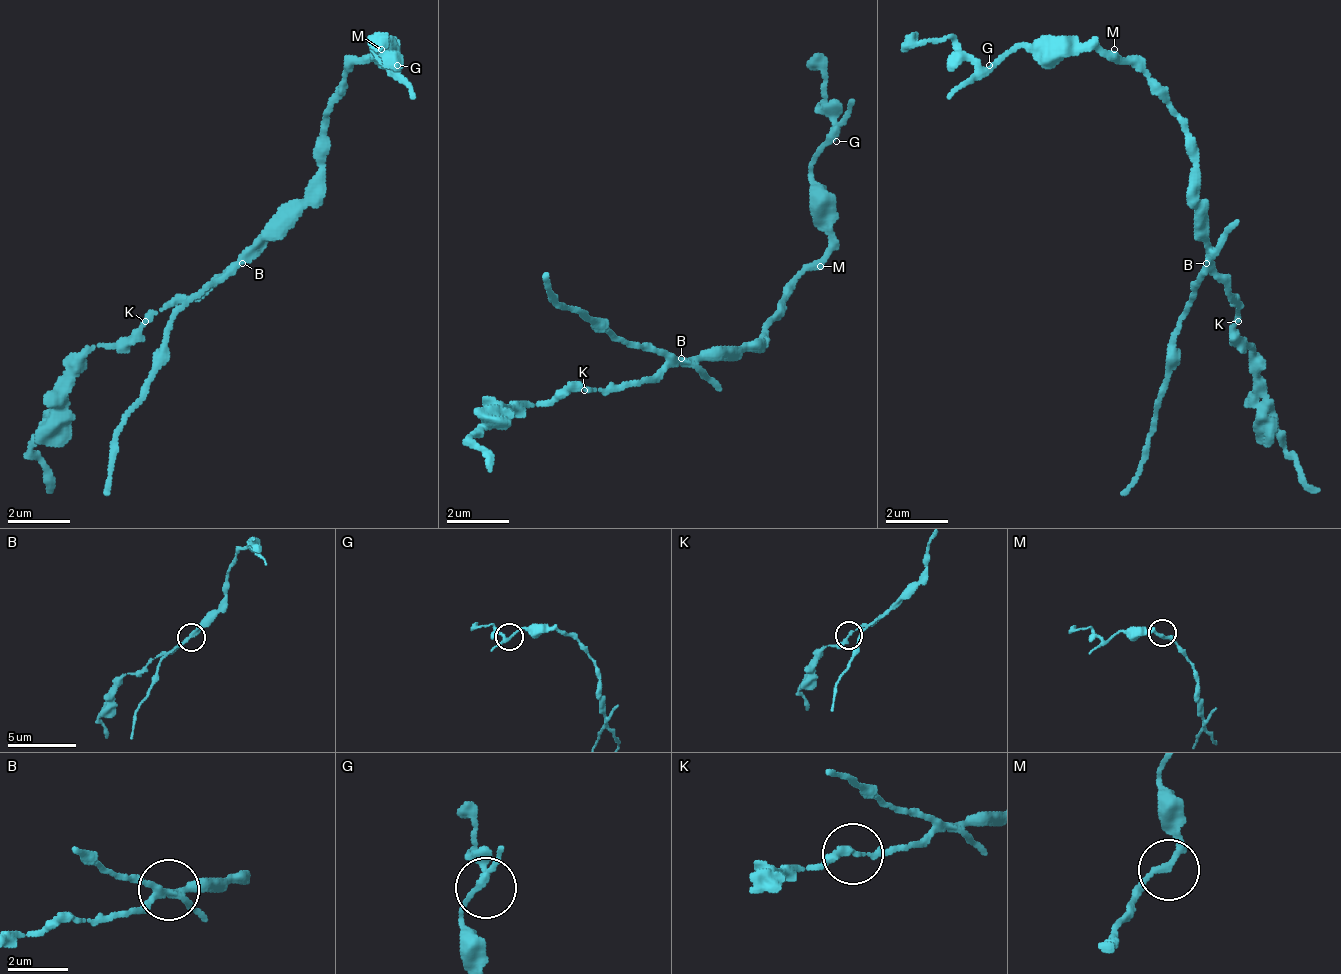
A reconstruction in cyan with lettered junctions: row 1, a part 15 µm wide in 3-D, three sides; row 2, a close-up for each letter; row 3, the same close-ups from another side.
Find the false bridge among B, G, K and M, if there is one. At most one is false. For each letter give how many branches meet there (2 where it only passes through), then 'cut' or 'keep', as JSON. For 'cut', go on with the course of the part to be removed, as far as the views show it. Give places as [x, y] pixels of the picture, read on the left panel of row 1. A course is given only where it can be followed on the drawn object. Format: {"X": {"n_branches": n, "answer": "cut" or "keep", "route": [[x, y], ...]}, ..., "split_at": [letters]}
{"B": {"n_branches": 4, "answer": "cut", "route": [[240, 261], [170, 323], [170, 362], [115, 440], [108, 495]]}, "G": {"n_branches": 4, "answer": "keep"}, "K": {"n_branches": 2, "answer": "keep"}, "M": {"n_branches": 2, "answer": "keep"}, "split_at": ["B"]}

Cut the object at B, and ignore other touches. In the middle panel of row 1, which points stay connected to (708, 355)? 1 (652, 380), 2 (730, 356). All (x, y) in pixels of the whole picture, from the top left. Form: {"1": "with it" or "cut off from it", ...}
{"1": "with it", "2": "with it"}

